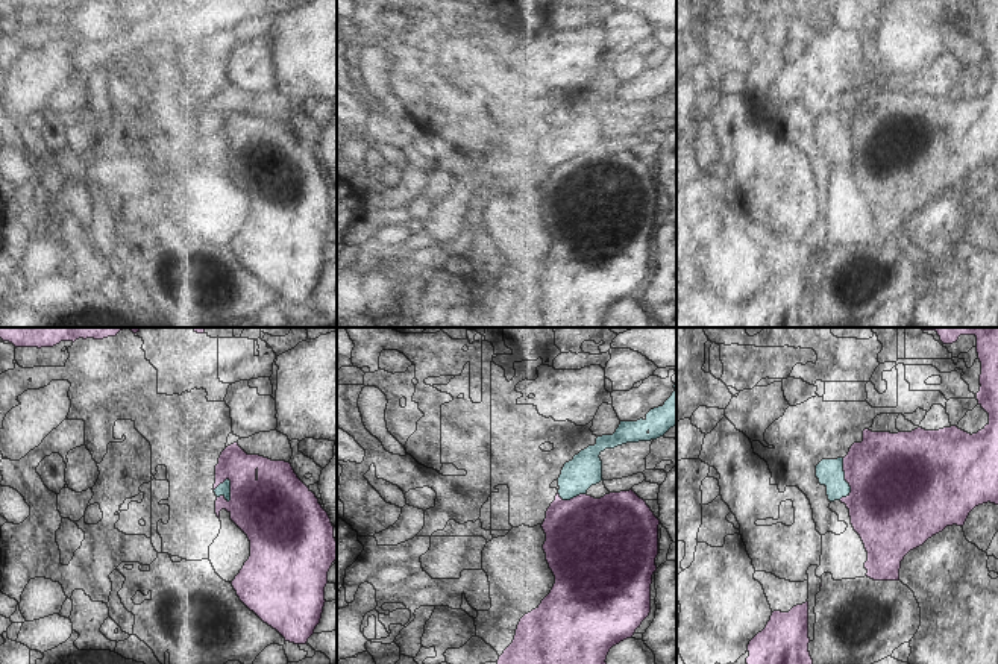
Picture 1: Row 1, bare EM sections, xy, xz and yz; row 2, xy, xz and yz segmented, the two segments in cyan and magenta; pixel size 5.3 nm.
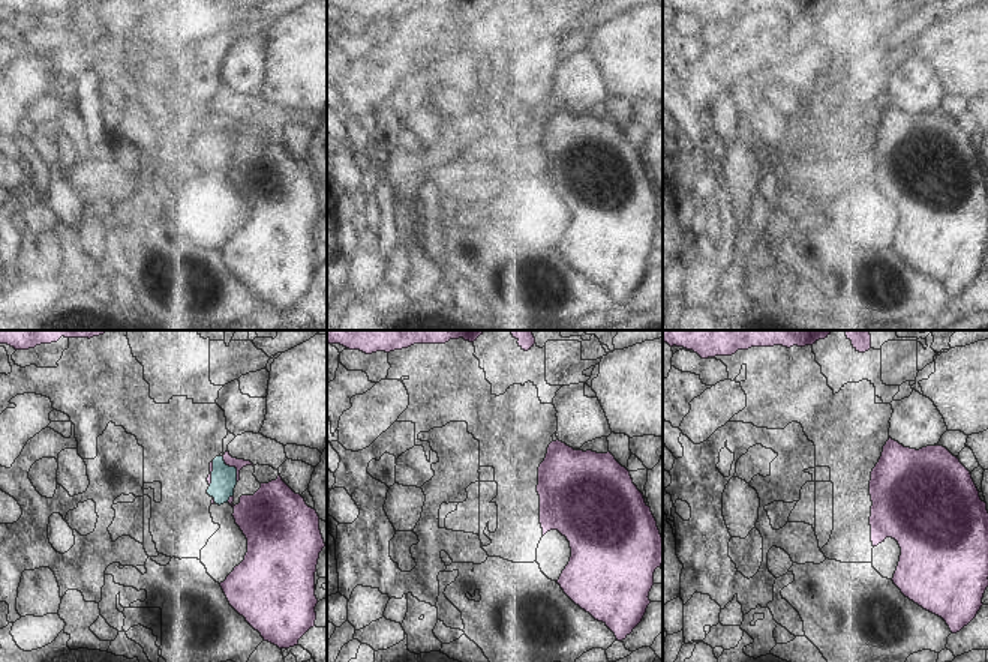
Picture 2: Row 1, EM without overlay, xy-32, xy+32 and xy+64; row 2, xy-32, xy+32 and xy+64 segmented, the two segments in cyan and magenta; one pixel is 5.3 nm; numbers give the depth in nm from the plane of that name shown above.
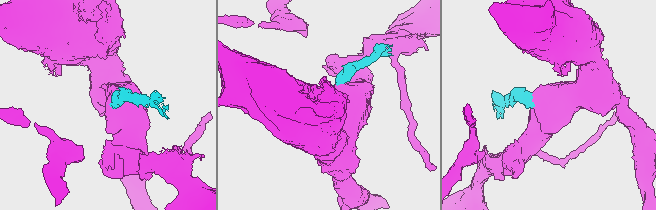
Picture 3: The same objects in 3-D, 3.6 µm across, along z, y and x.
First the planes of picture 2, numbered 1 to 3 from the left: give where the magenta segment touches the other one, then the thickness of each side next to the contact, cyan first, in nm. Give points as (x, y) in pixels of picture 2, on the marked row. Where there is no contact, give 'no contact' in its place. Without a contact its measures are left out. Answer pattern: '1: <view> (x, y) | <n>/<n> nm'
1: xy-32 (233, 467) | 140/60 nm
2: no contact
3: no contact

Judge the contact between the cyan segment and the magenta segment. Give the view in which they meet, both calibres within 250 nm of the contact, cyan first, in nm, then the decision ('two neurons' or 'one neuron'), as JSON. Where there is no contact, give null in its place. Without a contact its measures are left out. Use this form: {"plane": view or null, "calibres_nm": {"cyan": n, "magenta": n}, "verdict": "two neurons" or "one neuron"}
{"plane": "xy", "calibres_nm": {"cyan": 70, "magenta": 360}, "verdict": "two neurons"}

